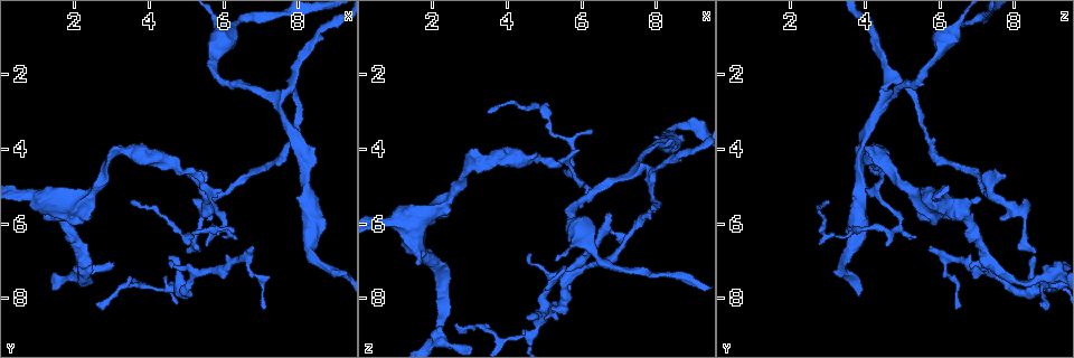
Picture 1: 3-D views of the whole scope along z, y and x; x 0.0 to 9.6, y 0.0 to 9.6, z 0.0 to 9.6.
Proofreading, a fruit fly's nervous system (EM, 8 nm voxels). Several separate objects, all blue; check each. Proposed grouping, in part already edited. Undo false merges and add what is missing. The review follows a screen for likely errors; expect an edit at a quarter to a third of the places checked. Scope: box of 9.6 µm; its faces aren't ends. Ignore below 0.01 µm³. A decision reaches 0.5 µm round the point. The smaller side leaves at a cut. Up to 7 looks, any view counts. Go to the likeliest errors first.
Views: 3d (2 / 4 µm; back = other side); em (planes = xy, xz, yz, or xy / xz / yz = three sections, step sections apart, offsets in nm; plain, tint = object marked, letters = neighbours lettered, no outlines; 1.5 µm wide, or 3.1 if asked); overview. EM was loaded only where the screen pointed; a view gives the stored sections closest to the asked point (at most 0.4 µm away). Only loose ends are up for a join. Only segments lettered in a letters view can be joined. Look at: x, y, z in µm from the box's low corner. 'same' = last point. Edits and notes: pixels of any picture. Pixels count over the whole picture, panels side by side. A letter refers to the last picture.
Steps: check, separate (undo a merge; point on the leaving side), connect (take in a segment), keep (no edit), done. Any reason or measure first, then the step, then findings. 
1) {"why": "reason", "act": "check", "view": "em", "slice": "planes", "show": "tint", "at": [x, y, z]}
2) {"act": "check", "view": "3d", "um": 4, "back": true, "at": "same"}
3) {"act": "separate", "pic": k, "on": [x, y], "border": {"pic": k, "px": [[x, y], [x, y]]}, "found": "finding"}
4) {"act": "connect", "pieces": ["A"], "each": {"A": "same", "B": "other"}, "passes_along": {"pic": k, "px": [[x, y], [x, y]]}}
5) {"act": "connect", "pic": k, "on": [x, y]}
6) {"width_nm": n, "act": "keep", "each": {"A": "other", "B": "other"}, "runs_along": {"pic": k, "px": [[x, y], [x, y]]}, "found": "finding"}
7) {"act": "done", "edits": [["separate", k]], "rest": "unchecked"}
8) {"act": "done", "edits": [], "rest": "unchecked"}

{"why": "thin end", "act": "check", "view": "3d", "um": 2, "at": [5.90, 5.05, 4.00]}

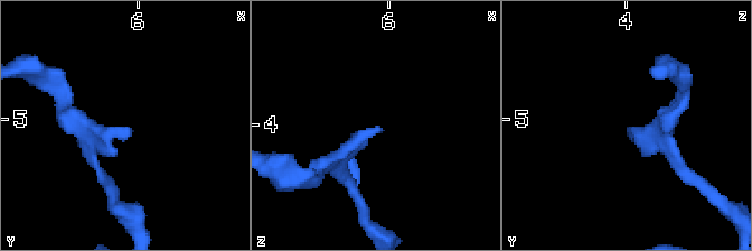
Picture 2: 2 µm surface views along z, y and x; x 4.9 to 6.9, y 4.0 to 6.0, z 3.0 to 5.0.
{"act": "check", "view": "em", "slice": "yz", "step": 8, "show": "tint", "at": [5.92, 5.06, 4.02]}

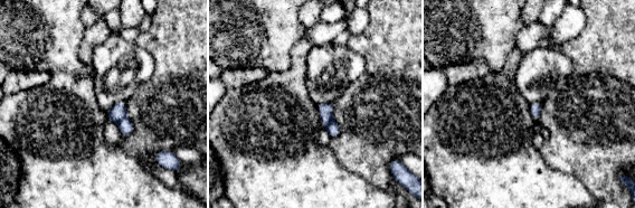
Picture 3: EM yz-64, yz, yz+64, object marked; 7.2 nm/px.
{"why": "another direction", "act": "check", "view": "em", "slice": "planes", "show": "letters", "at": "same"}

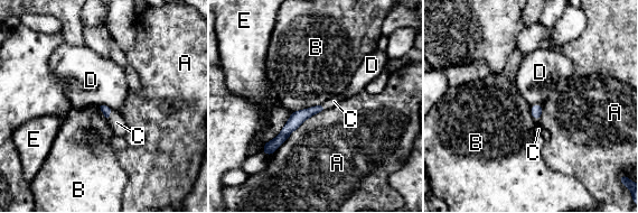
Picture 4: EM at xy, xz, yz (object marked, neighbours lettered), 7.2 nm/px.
{"act": "connect", "pieces": ["C"], "each": {"A": "other", "B": "other", "C": "same", "D": "other", "E": "other"}, "passes_along": {"pic": 4, "px": [[104, 109], [110, 112], [116, 122]]}, "found": "the neuron continues"}

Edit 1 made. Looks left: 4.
{"why": "see it whole again", "act": "check", "view": "overview"}

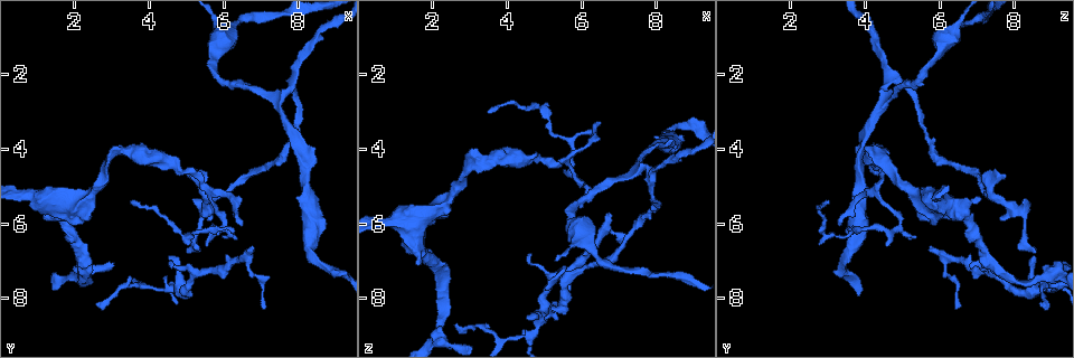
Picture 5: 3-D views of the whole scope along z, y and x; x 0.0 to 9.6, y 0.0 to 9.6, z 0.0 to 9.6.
{"why": "tapers out", "act": "check", "view": "3d", "um": 2, "at": [6.70, 6.60, 5.75]}

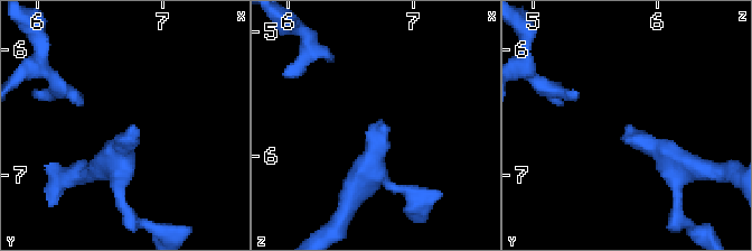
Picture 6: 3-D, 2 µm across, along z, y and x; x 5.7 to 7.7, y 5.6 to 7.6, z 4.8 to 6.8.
{"why": "need the tissue", "act": "check", "view": "em", "slice": "yz", "step": 4, "show": "letters", "at": [6.74, 6.64, 5.74]}

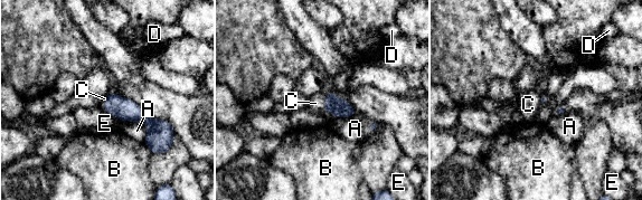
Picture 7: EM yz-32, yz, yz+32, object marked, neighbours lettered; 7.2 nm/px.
{"act": "check", "view": "em", "slice": "planes", "show": "letters", "at": "same"}

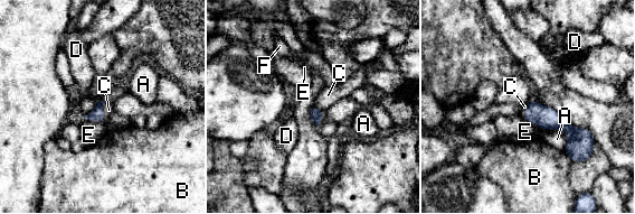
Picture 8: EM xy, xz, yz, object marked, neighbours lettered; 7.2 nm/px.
{"longest_contact_nm": ["A", 240], "act": "connect", "pieces": ["C"], "each": {"A": "other", "B": "other", "C": "same", "D": "other", "E": "other", "F": "other"}, "passes_along": {"pic": 8, "px": [[96, 114], [102, 111], [109, 110]]}, "found": "it goes on there"}

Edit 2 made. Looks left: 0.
{"act": "done", "edits": [["connect", 4], ["connect", 8]], "rest": "unchecked"}

